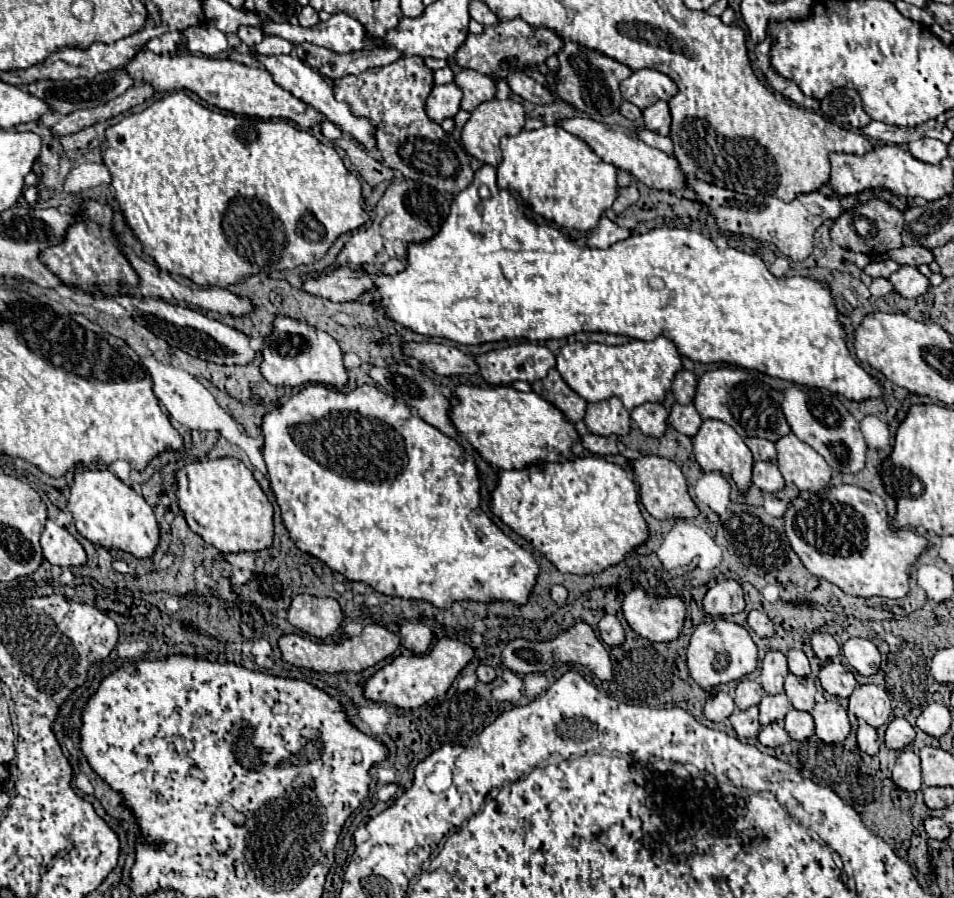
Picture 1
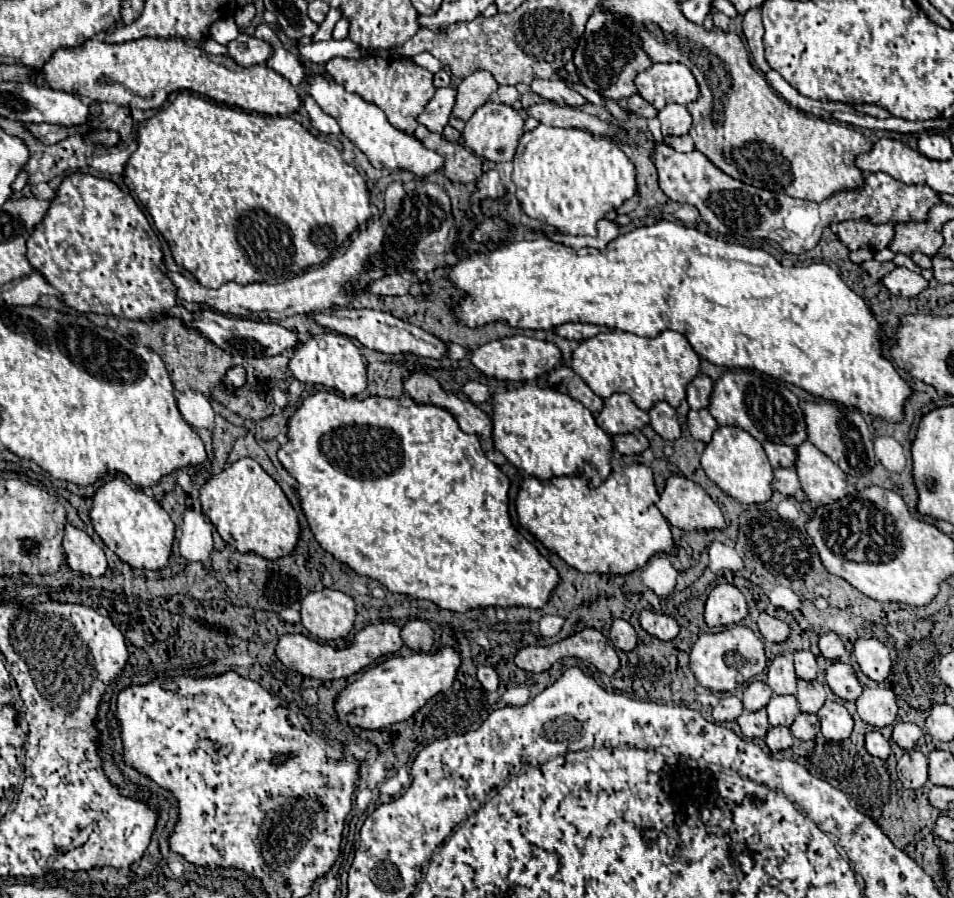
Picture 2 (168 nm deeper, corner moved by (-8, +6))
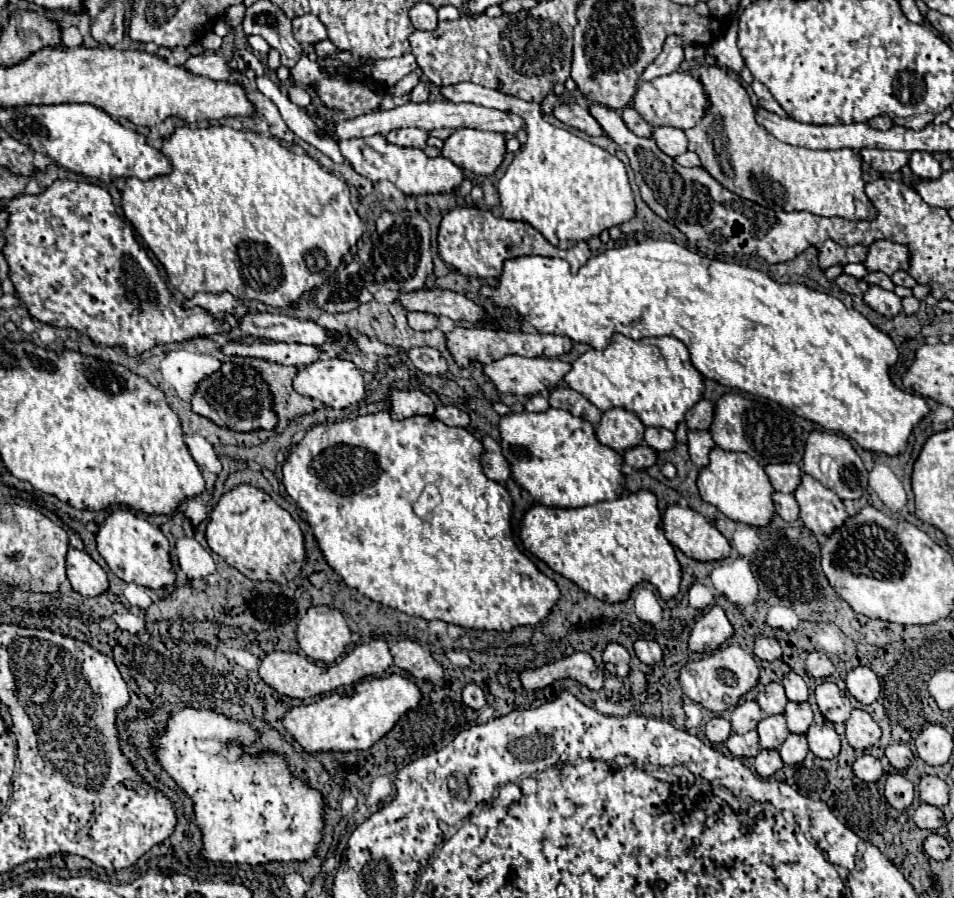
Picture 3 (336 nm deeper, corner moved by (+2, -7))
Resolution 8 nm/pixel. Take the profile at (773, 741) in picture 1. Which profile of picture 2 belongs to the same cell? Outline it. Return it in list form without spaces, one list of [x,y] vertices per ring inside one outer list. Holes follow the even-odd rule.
[[[770,727],[768,729],[768,735],[766,735],[766,745],[770,747],[772,753],[778,753],[782,749],[788,749],[792,747],[792,735],[790,735],[790,729],[788,727]]]

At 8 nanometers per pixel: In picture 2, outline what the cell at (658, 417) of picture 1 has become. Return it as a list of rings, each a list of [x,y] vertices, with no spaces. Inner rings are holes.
[[[660,401],[656,403],[650,411],[650,425],[652,429],[662,437],[662,439],[678,439],[680,437],[680,423],[676,417],[676,409],[670,407],[668,403]]]

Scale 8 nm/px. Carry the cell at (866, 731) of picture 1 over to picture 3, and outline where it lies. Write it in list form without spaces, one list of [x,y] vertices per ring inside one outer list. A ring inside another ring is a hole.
[[[860,754],[854,762],[854,774],[864,782],[876,782],[882,776],[880,760],[870,754]]]

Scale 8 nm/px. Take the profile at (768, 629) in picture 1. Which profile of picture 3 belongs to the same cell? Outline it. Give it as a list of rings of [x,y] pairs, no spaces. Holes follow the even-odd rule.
[[[756,636],[756,644],[754,644],[754,654],[760,660],[776,660],[782,656],[782,648],[778,644],[776,638],[766,638],[766,636]]]

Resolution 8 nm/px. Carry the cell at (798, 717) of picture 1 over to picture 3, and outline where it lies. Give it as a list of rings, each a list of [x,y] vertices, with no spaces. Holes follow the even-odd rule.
[[[790,734],[784,744],[778,748],[782,760],[786,764],[798,764],[806,758],[806,752],[808,752],[808,742],[806,742],[806,736],[804,734]]]

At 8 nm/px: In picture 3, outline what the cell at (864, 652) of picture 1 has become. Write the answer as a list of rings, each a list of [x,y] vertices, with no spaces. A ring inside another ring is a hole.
[[[856,666],[846,676],[848,692],[862,704],[872,704],[880,696],[880,680],[868,666]]]

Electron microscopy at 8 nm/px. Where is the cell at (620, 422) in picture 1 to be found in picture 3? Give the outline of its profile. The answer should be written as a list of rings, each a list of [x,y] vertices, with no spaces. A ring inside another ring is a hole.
[[[624,408],[606,410],[596,428],[596,438],[616,452],[620,450],[624,452],[628,448],[638,446],[642,436],[644,436],[644,424],[634,412],[628,412]]]

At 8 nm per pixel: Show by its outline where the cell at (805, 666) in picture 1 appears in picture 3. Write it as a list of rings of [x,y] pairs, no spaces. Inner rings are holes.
[[[788,672],[784,678],[782,678],[782,684],[786,688],[786,696],[788,700],[794,700],[794,702],[806,702],[810,692],[808,692],[808,686],[806,682],[802,680],[802,676],[798,676],[796,672]]]

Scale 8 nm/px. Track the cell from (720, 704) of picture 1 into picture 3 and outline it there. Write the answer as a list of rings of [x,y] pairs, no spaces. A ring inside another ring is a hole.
[[[716,716],[712,718],[708,724],[706,724],[706,738],[712,742],[712,744],[722,744],[728,736],[730,736],[732,728],[730,728],[730,720],[722,718],[722,716]]]

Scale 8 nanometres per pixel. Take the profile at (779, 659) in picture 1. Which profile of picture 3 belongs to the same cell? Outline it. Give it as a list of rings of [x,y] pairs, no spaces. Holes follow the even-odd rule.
[[[780,682],[766,684],[758,694],[758,704],[766,716],[782,714],[786,704],[788,704],[788,698],[784,694],[784,686]]]

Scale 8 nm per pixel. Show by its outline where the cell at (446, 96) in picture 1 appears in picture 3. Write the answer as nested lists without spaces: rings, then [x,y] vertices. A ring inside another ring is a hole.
[[[398,128],[398,130],[392,130],[386,138],[388,138],[388,142],[398,144],[398,146],[424,150],[426,140],[428,140],[428,132],[424,132],[422,128]]]

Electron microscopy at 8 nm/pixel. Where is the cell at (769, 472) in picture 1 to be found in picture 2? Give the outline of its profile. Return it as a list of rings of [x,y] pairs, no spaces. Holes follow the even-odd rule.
[[[784,467],[776,469],[774,471],[774,489],[780,491],[782,495],[786,495],[786,497],[794,497],[796,491],[800,489],[796,471],[790,471],[790,469],[784,469]]]

